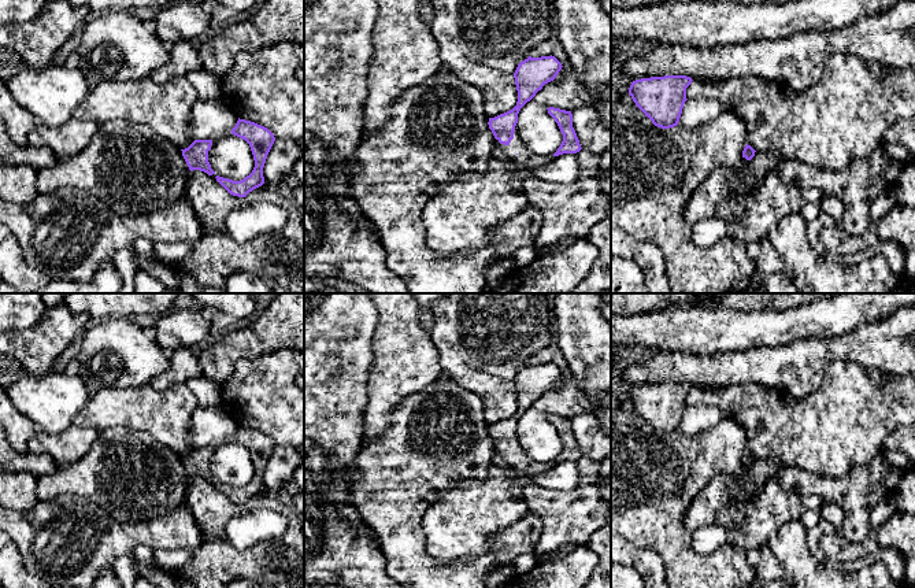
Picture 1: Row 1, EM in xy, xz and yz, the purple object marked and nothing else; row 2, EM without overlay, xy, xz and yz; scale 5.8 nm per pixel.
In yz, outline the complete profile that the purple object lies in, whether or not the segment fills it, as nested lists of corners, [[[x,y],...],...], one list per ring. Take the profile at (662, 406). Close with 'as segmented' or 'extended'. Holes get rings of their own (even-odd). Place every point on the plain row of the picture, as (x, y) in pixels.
[[[686,382],[641,385],[631,389],[629,402],[655,433],[670,436],[679,429],[692,388]]]; as segmented

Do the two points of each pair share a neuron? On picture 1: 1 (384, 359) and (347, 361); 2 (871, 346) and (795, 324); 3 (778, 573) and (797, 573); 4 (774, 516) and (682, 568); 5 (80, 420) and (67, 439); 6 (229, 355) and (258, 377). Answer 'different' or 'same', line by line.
1: different
2: different
3: different
4: different
5: different
6: different

